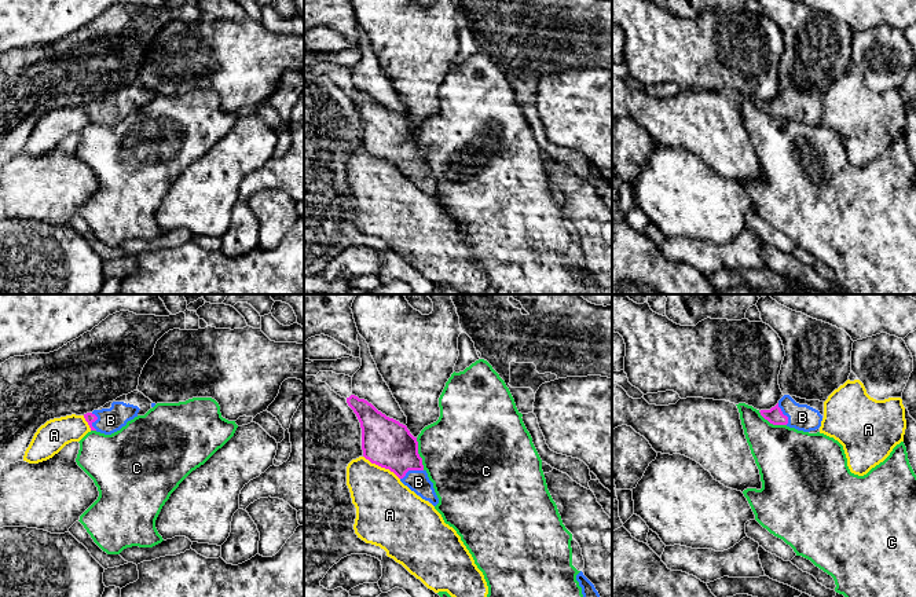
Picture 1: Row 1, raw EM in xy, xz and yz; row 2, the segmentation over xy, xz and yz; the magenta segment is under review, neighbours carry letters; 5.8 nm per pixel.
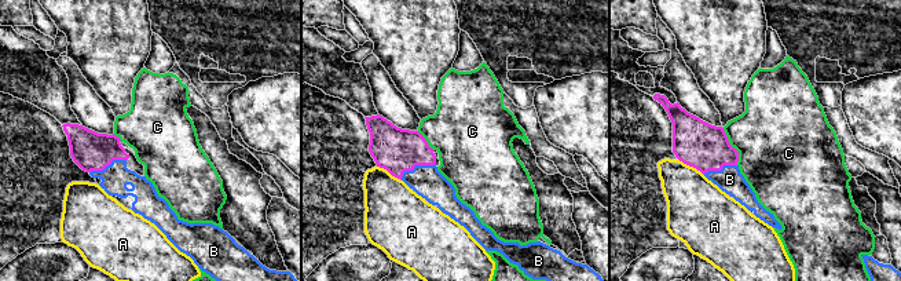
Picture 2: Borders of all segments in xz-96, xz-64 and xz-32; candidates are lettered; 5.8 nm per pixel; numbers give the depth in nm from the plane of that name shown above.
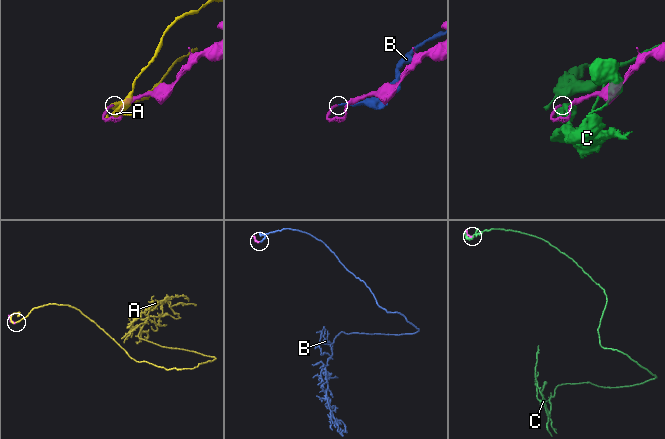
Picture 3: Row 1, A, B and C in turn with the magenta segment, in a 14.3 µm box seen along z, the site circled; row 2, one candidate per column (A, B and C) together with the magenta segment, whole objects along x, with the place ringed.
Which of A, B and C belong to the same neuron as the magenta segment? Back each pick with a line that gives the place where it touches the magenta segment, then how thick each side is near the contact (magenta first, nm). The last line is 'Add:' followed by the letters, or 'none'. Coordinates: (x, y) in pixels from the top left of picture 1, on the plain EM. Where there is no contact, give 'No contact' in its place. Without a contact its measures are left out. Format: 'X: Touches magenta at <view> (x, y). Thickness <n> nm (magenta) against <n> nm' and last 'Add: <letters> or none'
B: Touches magenta at xz (411, 161). Thickness 280 nm (magenta) against 130 nm
Add: B

